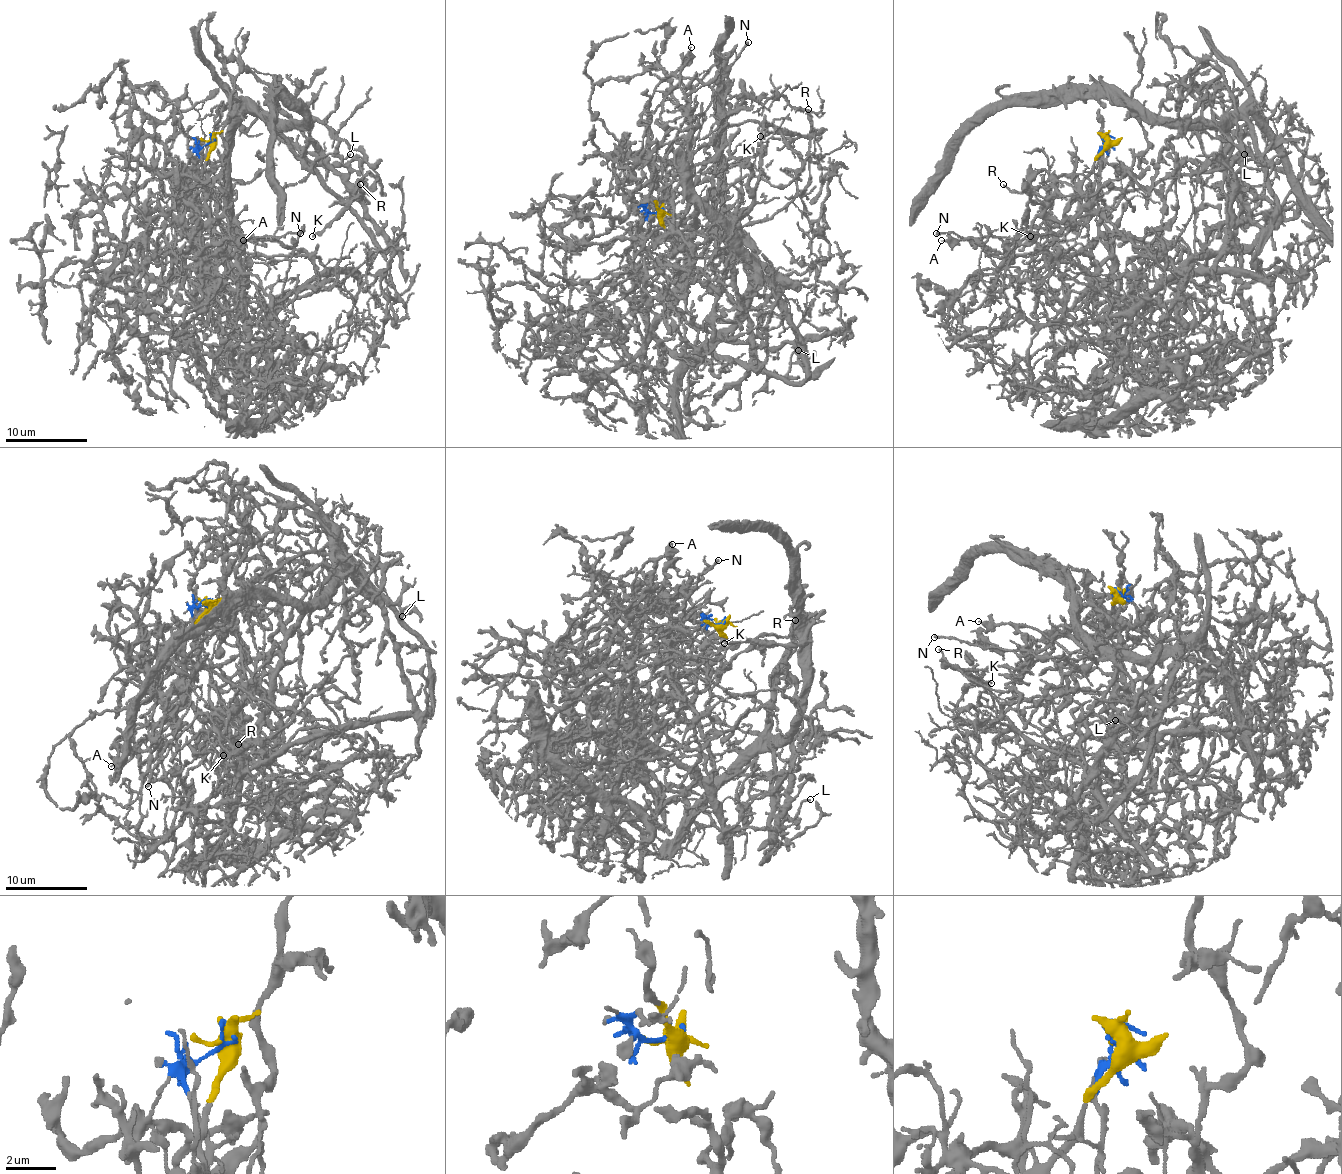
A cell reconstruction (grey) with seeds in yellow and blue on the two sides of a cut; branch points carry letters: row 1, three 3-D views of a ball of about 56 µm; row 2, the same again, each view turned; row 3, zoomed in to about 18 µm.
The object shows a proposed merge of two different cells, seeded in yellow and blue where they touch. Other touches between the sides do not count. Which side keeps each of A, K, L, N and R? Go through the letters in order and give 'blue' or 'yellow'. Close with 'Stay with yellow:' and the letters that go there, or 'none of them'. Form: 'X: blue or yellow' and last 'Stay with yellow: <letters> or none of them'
A: yellow
K: blue
L: blue
N: yellow
R: blue
Stay with yellow: A, N

